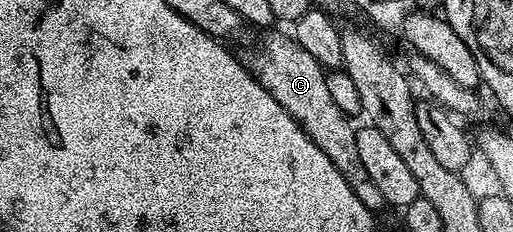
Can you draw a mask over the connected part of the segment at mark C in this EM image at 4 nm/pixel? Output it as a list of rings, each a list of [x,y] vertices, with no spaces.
[[[267,31],[263,35],[267,36],[259,42],[254,57],[248,60],[254,79],[260,82],[260,86],[264,86],[264,90],[268,90],[268,94],[272,94],[272,98],[276,98],[276,102],[280,102],[280,106],[284,106],[284,110],[288,110],[288,114],[292,114],[292,118],[308,134],[308,138],[312,138],[312,142],[316,142],[316,146],[320,146],[320,150],[328,154],[332,166],[336,166],[336,170],[344,174],[356,198],[360,198],[360,202],[364,202],[370,212],[381,213],[381,208],[387,207],[386,199],[384,194],[380,194],[376,182],[368,178],[368,170],[364,170],[354,137],[356,128],[355,125],[350,125],[353,124],[351,117],[345,116],[340,106],[336,106],[335,100],[330,97],[326,81],[327,69],[316,62],[316,58],[312,58],[312,54],[304,50],[304,46],[297,44],[293,35],[281,36],[274,31]]]

